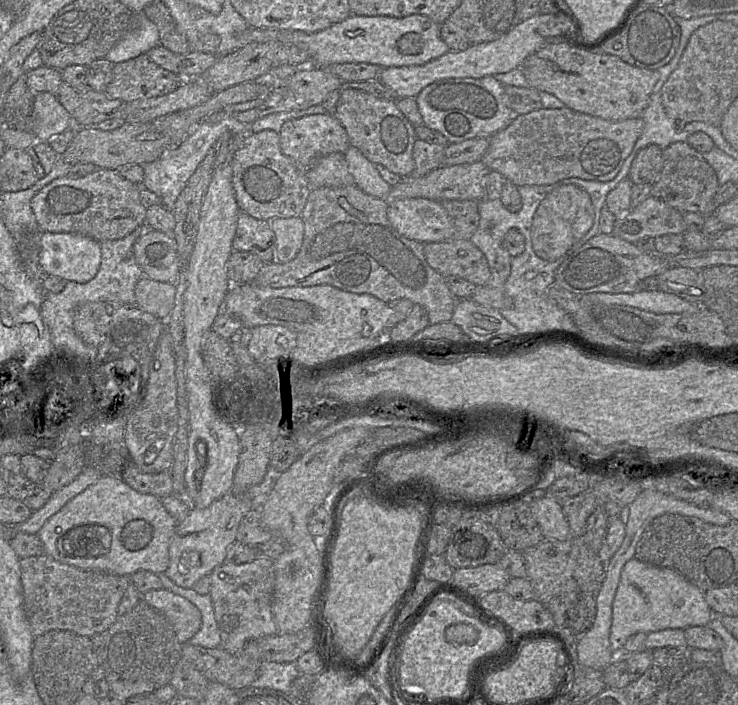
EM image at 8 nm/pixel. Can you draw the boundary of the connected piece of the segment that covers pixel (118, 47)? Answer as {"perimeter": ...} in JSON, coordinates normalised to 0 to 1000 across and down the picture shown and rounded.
{"perimeter":[[[179,20],[179,35],[171,50],[141,81],[157,91],[198,77],[217,64],[215,44],[210,34],[192,21]]]}

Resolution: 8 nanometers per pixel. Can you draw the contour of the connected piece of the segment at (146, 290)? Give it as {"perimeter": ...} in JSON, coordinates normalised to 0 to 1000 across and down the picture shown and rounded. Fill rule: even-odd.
{"perimeter":[[[194,391],[183,407],[183,433],[222,455],[236,435],[237,414],[236,403],[210,399]]]}

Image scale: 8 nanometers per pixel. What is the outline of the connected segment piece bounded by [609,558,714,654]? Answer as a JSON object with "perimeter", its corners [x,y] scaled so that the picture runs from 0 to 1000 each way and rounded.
{"perimeter":[[[858,791],[846,801],[832,845],[827,918],[832,926],[840,928],[846,912],[858,899],[957,888],[966,872],[954,841],[917,809]]]}

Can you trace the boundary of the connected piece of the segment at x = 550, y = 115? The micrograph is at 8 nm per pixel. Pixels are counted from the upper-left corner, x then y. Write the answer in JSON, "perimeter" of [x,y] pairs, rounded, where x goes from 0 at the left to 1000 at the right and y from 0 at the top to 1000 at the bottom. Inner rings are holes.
{"perimeter":[[[767,150],[757,155],[736,153],[698,165],[684,183],[664,196],[663,209],[650,228],[665,243],[680,247],[687,257],[701,265],[741,262],[775,251],[824,258],[837,247],[870,190],[871,182],[873,173],[869,166],[825,172],[774,156]]]}

